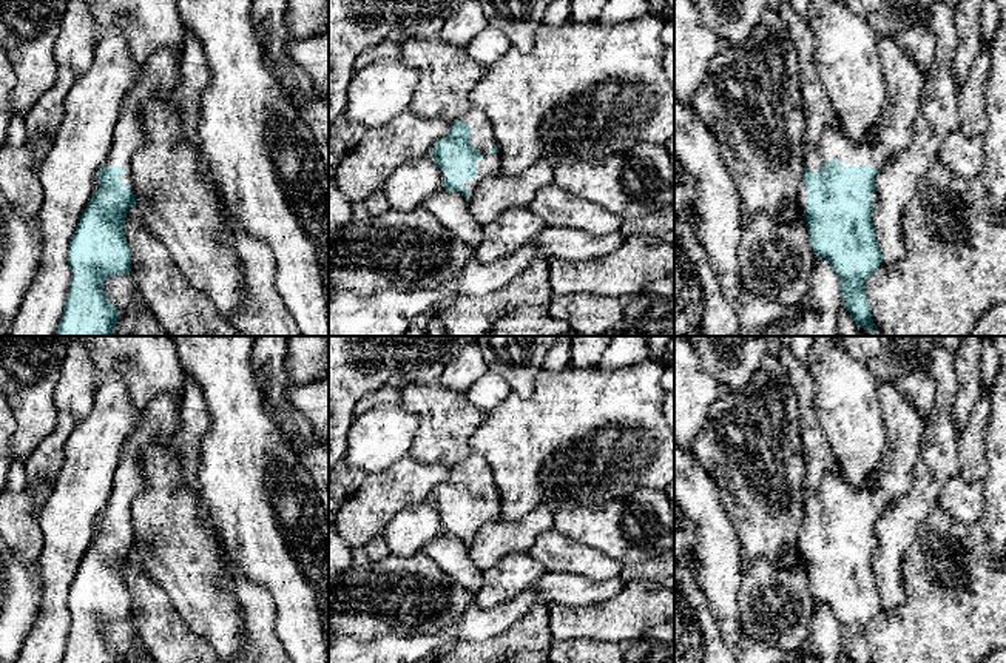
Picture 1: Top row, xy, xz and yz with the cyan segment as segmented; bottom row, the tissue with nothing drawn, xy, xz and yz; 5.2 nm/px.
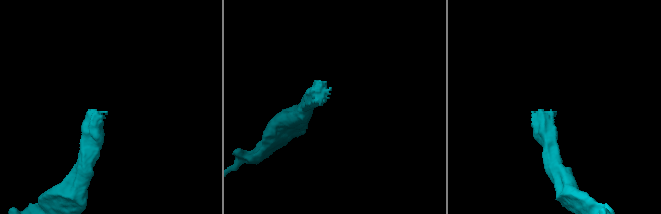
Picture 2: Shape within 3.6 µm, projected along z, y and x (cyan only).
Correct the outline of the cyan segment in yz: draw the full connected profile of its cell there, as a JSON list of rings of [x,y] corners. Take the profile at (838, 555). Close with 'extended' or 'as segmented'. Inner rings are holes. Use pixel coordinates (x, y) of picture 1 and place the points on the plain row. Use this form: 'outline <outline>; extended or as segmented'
outline [[[838,463],[825,472],[813,493],[804,495],[798,549],[807,564],[809,587],[815,600],[824,603],[838,620],[842,651],[852,663],[872,663],[864,632],[883,607],[872,566],[878,547],[876,524],[883,510],[884,500],[878,489],[846,483]]]; extended

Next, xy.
outline [[[182,392],[150,401],[123,444],[114,487],[68,591],[71,628],[60,663],[119,663],[102,629],[105,623],[131,617],[131,594],[122,569],[137,546],[131,503],[140,492],[139,453],[147,446],[171,450],[181,426],[181,401]]]; extended

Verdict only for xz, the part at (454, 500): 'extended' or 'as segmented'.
extended

